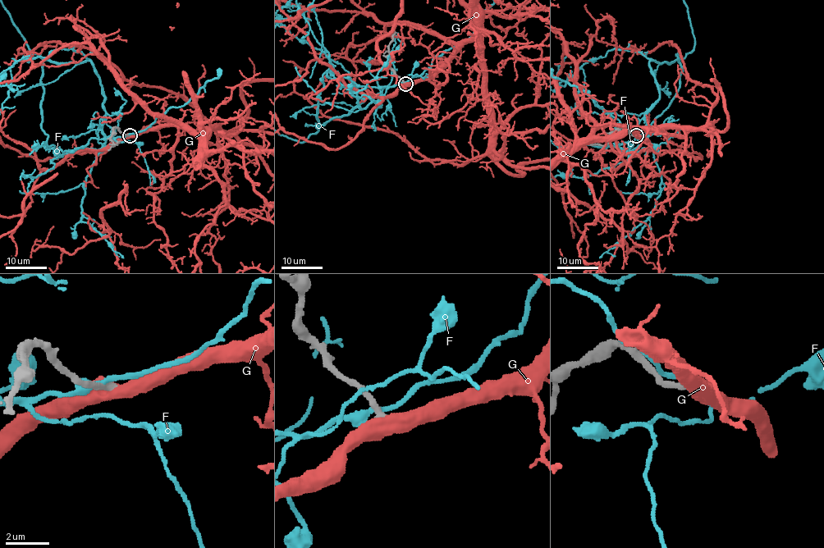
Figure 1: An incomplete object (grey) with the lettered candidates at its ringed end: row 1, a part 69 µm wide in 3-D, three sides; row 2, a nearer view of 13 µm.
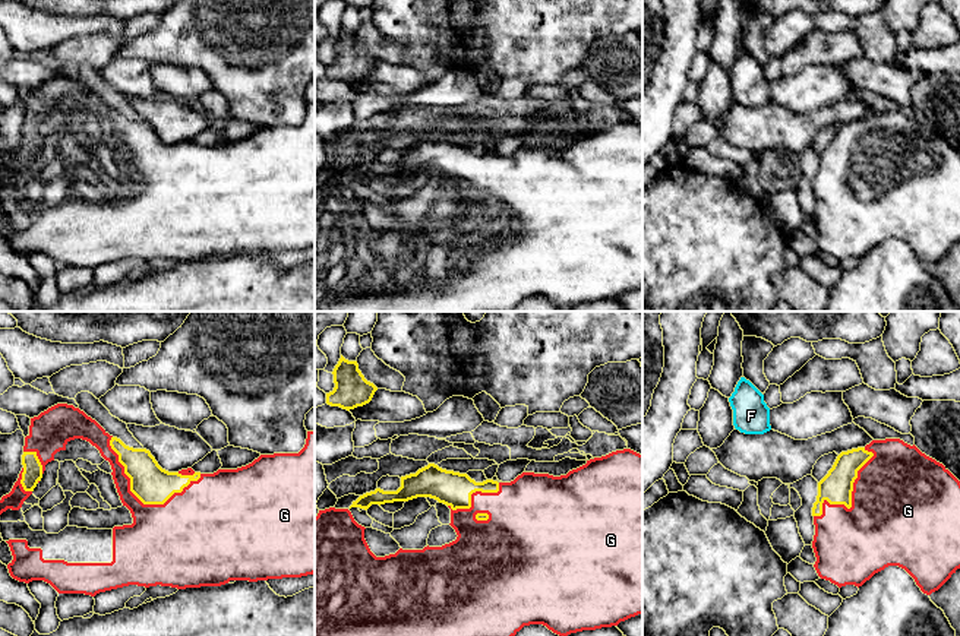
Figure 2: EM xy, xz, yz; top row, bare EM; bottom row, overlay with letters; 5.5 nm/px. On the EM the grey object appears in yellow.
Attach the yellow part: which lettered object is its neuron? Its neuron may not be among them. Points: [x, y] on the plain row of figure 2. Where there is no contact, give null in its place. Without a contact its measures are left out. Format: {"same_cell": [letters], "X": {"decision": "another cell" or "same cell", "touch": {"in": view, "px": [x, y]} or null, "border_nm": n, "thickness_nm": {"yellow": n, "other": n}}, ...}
{"same_cell": ["G"], "F": {"decision": "another cell", "touch": null}, "G": {"decision": "same cell", "touch": {"in": "xy", "px": [139, 171]}, "border_nm": 550, "thickness_nm": {"yellow": 220, "other": 360}}}

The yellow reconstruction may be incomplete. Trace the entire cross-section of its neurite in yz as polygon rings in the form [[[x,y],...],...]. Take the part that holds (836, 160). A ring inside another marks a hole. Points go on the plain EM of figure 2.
[[[900,111],[872,113],[865,120],[841,124],[818,155],[812,180],[814,237],[821,251],[839,260],[862,259],[888,238],[904,241],[926,268],[938,263],[960,241],[960,154],[940,135]]]

